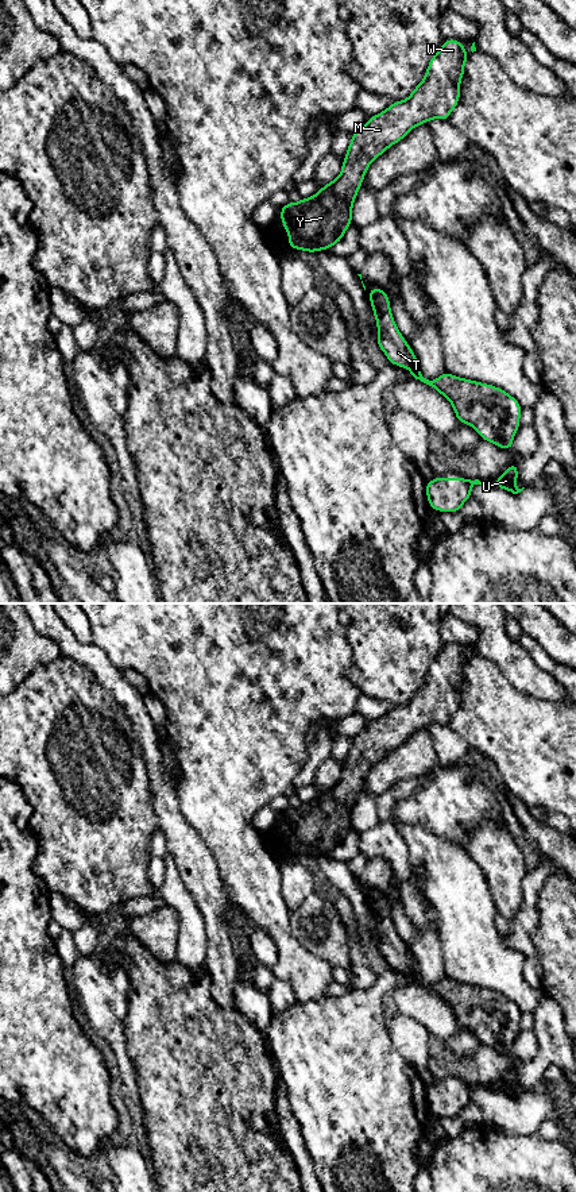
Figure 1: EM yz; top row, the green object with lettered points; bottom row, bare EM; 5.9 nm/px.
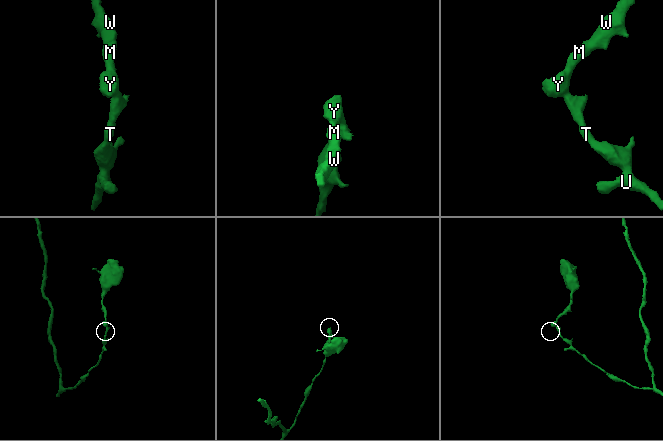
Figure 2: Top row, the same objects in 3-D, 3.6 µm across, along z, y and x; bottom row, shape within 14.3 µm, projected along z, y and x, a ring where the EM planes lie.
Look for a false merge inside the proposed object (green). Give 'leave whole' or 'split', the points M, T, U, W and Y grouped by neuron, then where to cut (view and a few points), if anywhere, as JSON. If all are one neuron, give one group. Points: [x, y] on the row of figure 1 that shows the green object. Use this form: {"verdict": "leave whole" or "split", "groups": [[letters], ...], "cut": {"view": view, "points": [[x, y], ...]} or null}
{"verdict": "leave whole", "groups": [["M", "T", "U", "W", "Y"]], "cut": null}

